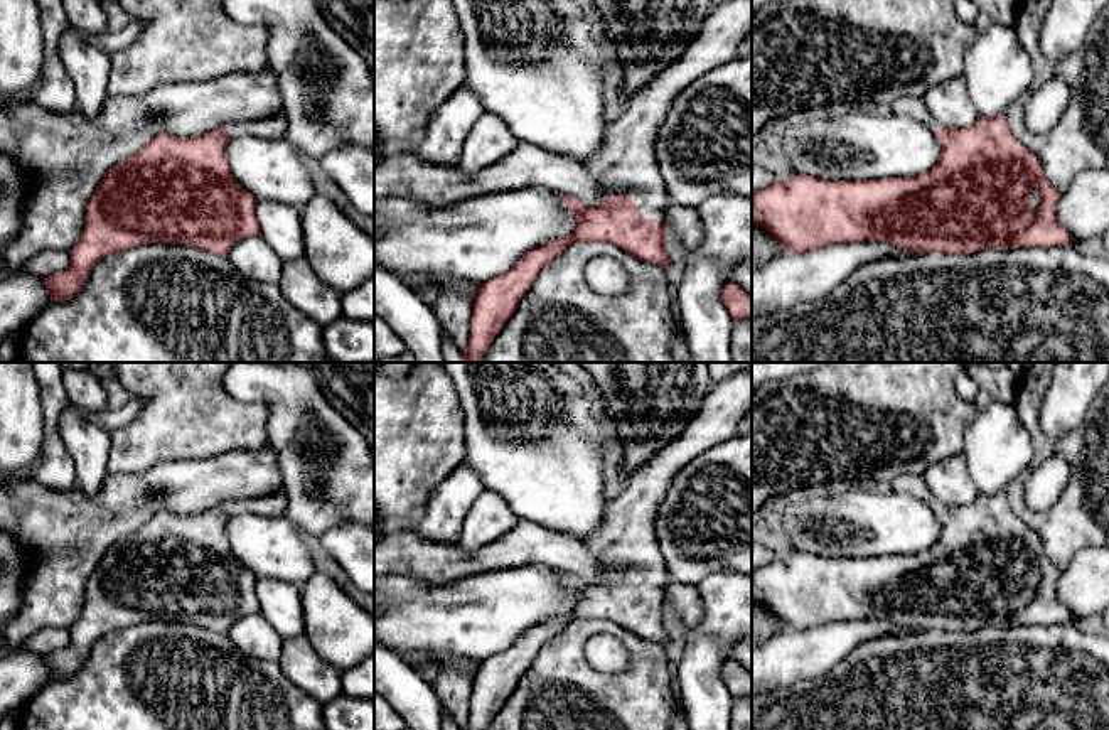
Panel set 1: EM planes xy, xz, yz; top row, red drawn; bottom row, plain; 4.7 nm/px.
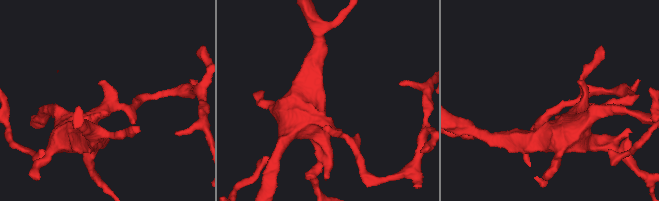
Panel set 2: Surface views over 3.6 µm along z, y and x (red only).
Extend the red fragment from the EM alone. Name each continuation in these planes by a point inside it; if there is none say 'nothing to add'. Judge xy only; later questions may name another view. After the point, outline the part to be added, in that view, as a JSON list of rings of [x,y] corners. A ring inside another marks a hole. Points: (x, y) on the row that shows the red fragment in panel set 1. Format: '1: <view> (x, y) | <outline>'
1: xy (275, 125) | [[[278,111],[266,118],[254,118],[244,121],[231,121],[226,123],[226,135],[229,138],[236,138],[241,135],[253,135],[256,133],[261,138],[283,138],[287,132],[287,116]]]

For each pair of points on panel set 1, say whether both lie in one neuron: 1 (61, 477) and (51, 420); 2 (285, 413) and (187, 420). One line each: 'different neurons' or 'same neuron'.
1: same neuron
2: different neurons

